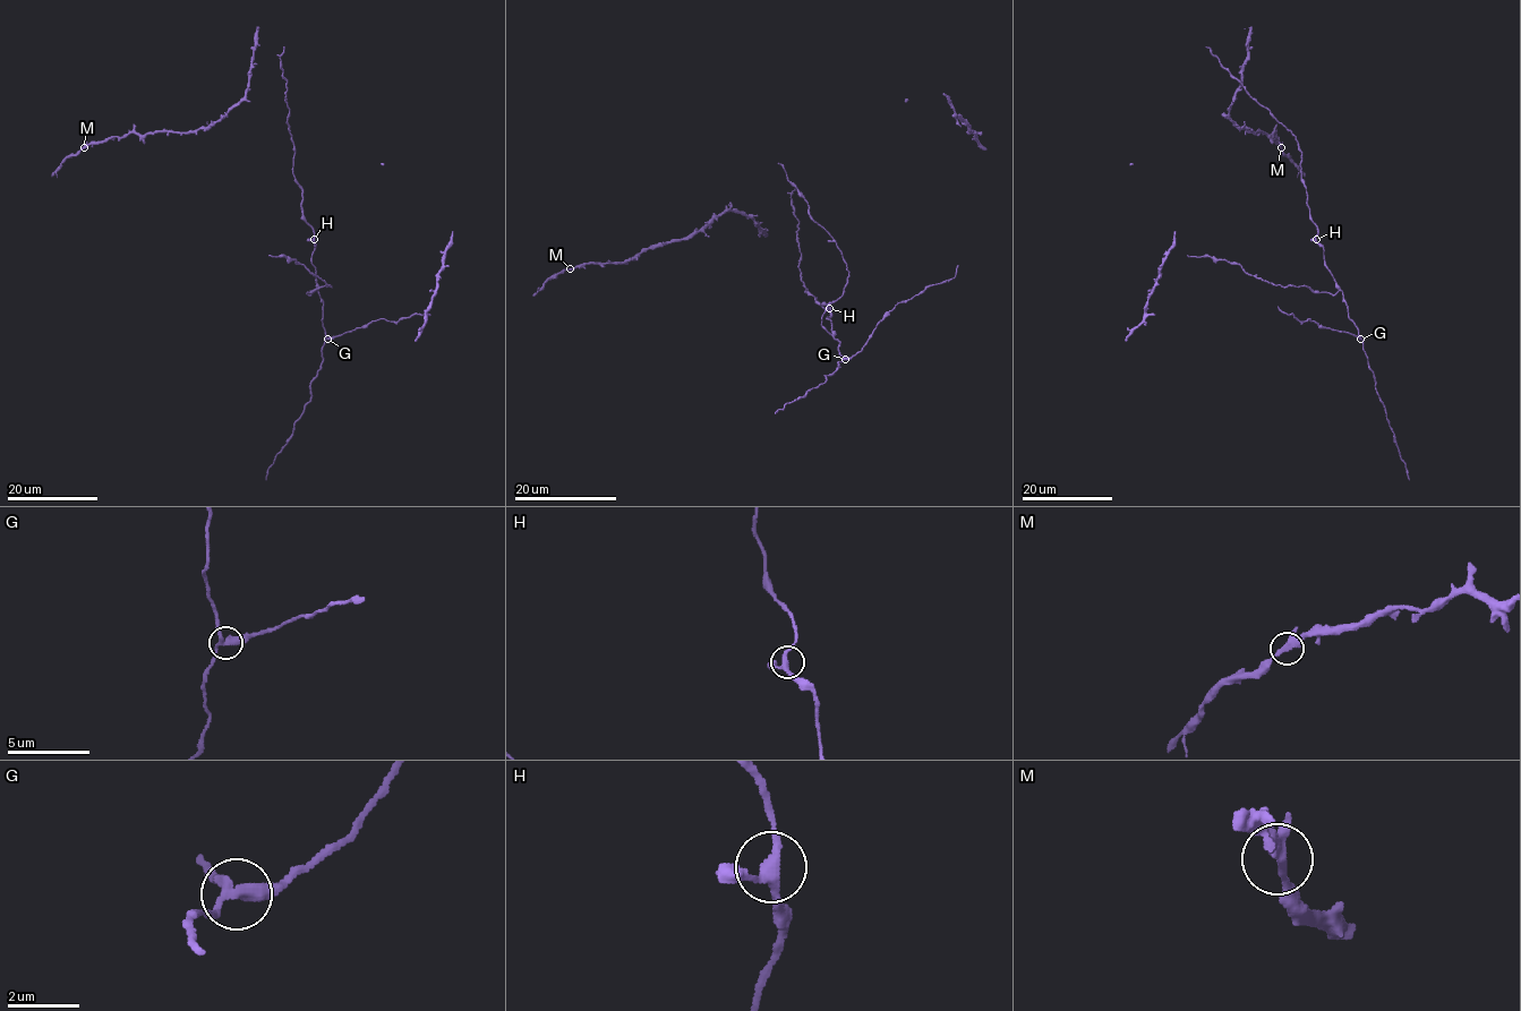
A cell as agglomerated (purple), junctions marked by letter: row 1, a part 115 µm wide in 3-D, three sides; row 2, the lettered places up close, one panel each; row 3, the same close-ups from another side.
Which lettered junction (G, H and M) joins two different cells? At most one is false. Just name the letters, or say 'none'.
G

